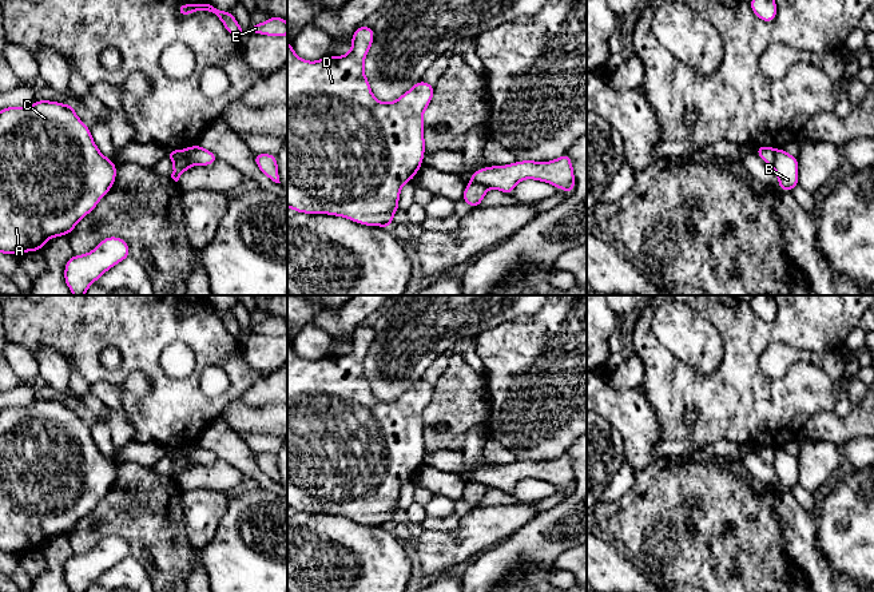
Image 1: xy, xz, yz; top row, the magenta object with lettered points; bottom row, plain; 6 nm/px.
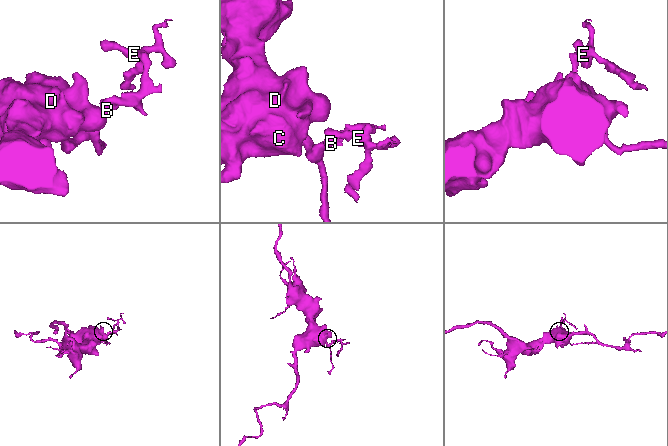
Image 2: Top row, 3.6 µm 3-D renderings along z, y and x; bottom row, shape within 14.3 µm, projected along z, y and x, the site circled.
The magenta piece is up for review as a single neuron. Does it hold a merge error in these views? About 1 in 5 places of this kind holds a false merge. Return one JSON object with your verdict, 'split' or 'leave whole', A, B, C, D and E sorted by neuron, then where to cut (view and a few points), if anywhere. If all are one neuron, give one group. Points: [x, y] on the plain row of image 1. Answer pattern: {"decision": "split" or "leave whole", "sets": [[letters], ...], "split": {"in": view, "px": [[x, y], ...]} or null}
{"decision": "split", "sets": [["A", "B", "C", "D"], ["E"]], "split": {"in": "xy", "px": [[182, 449], [189, 459], [197, 463]]}}

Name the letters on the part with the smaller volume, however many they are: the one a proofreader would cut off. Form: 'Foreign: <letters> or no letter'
Foreign: E

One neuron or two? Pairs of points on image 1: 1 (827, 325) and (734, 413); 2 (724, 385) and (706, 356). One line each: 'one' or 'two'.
1: one
2: two

